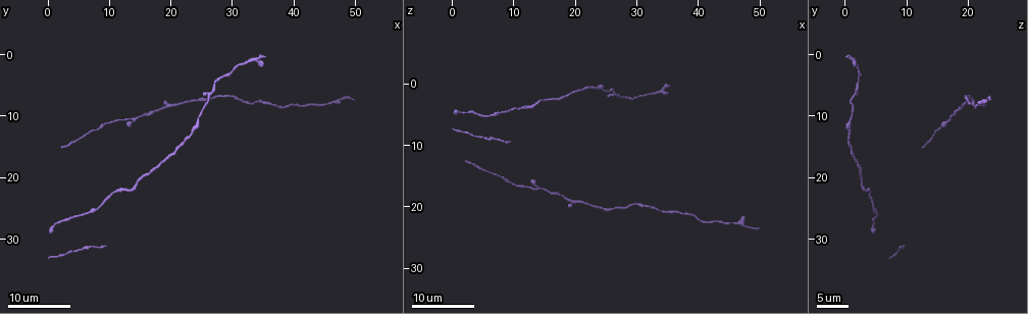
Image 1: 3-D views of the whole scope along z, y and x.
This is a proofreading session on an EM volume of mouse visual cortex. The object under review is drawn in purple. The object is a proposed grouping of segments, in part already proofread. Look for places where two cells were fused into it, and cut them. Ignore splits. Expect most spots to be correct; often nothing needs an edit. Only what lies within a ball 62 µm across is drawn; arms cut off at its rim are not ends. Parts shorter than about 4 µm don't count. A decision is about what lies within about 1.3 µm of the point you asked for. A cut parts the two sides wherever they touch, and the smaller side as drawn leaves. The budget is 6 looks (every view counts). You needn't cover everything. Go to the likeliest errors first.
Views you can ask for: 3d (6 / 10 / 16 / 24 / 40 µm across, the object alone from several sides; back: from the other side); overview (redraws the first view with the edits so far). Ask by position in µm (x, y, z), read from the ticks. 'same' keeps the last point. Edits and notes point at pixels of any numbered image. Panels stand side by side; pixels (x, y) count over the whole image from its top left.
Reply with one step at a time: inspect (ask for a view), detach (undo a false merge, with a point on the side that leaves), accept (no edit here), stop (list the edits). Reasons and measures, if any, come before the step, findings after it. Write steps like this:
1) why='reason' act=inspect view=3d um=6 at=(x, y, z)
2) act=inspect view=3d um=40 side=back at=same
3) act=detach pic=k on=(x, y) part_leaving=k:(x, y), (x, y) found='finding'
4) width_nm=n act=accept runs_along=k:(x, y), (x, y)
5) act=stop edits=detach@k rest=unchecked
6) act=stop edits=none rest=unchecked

why='calibre changes' act=inspect view=3d um=24 at=(14.0, 22.0, 3.5)

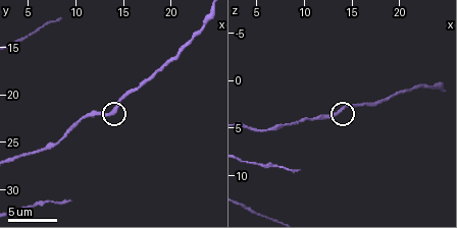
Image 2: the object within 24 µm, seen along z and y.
act=inspect view=3d um=6 at=(13.6, 22.2, 3.2)

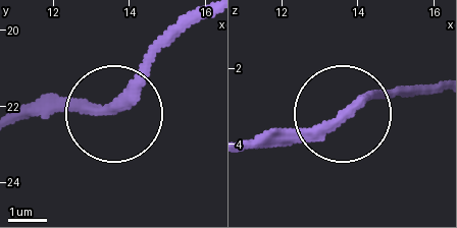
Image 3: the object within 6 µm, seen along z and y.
act=accept found='all the same cell'

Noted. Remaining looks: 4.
why='three-way junction' act=inspect view=3d um=16 at=(26.5, 7.0, 1.5)

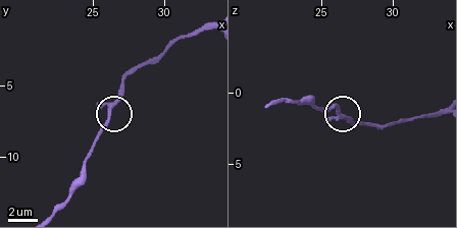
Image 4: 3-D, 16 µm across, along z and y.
why='zoom in' act=inspect view=3d um=6 at=(26.2, 7.0, 1.4)

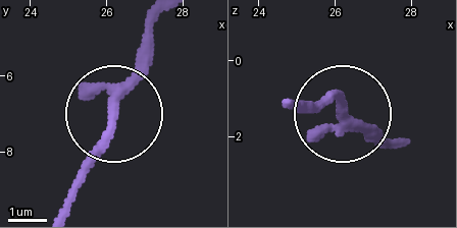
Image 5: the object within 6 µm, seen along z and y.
arms=3 act=accept runs_along=5:(65, 203), (159, 17) found='one cell here'

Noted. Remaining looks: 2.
act=inspect view=3d um=6 at=(7.4, 25.2, 5.0)

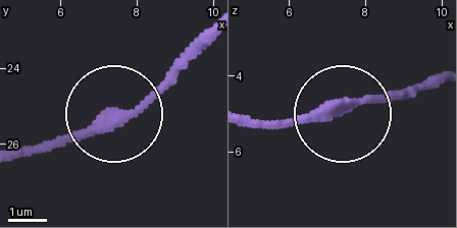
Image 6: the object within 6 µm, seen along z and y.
act=inspect view=3d um=6 side=back at=(7.50, 25.25, 4.85)

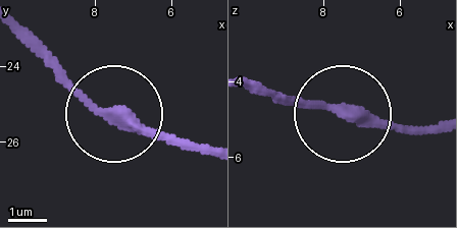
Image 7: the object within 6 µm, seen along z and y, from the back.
act=accept found='one cell here'

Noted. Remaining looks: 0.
act=stop edits=none rest=unchecked

